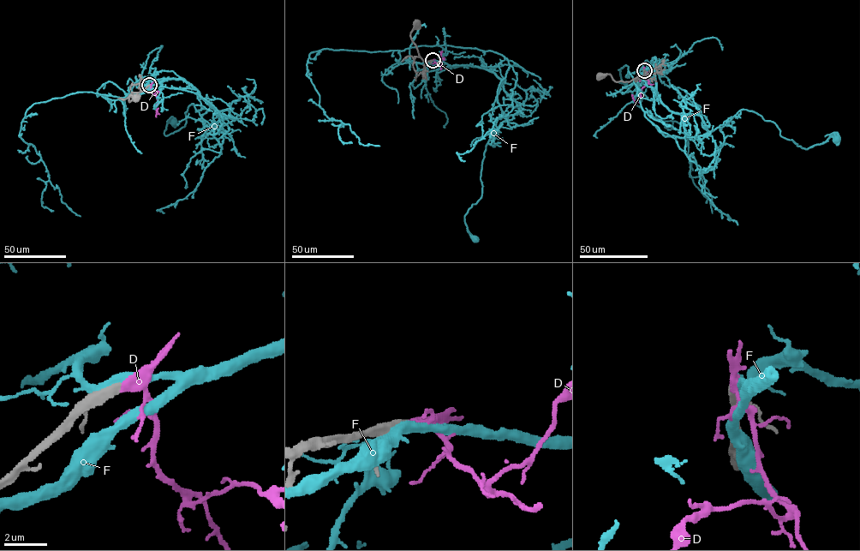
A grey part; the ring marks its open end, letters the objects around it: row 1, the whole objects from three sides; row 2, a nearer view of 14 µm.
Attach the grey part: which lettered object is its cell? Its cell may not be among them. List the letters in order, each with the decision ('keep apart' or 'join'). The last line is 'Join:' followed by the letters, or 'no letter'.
D: join
F: keep apart
Join: D

